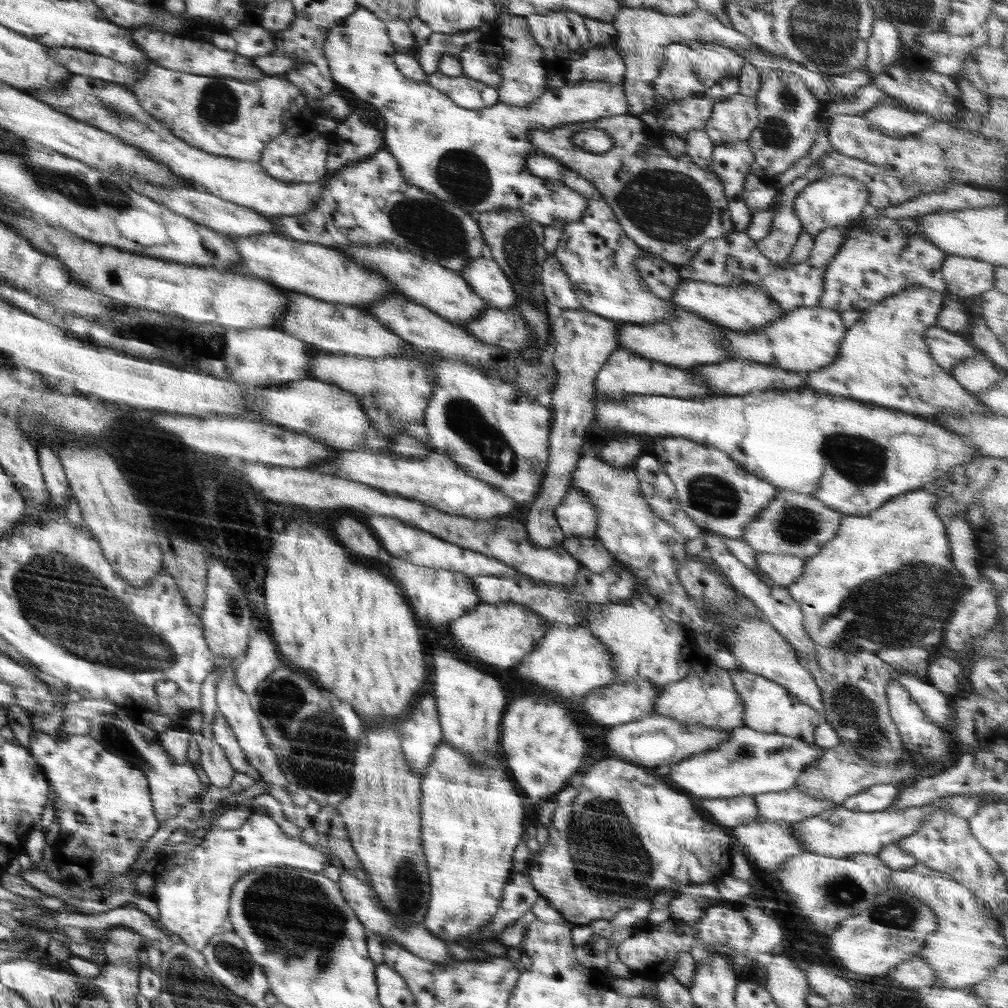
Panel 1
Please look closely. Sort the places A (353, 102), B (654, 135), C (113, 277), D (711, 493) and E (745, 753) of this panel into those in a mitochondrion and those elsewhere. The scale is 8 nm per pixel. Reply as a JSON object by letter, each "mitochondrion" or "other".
{"A":"other","B":"other","C":"other","D":"mitochondrion","E":"mitochondrion"}

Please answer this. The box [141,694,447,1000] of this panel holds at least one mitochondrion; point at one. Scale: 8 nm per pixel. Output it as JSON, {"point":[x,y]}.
{"point":[296,917]}

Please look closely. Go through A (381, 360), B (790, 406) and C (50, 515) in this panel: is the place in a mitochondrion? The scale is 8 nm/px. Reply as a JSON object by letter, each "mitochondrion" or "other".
{"A":"other","B":"other","C":"other"}

